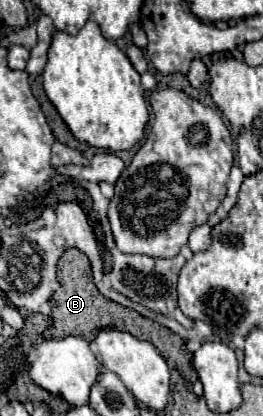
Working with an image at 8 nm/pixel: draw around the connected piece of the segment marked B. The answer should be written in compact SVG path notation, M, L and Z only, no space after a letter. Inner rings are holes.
M68 248L62 258L58 260L58 266L56 266L56 274L58 274L58 282L60 282L60 288L52 294L52 318L54 318L54 324L42 334L44 338L64 338L64 336L82 336L82 338L92 338L92 334L100 332L100 328L112 328L112 330L126 330L130 332L132 336L140 338L140 340L146 340L146 342L152 342L156 346L156 350L164 356L164 360L180 370L180 374L190 380L190 382L196 382L198 376L192 368L192 354L186 350L186 344L178 338L178 334L174 334L172 330L166 330L162 324L154 322L154 320L146 320L142 318L138 312L130 310L130 308L124 308L116 302L110 302L106 300L94 286L94 280L92 280L92 270L90 270L90 260L86 254L82 254L80 250L76 248Z

